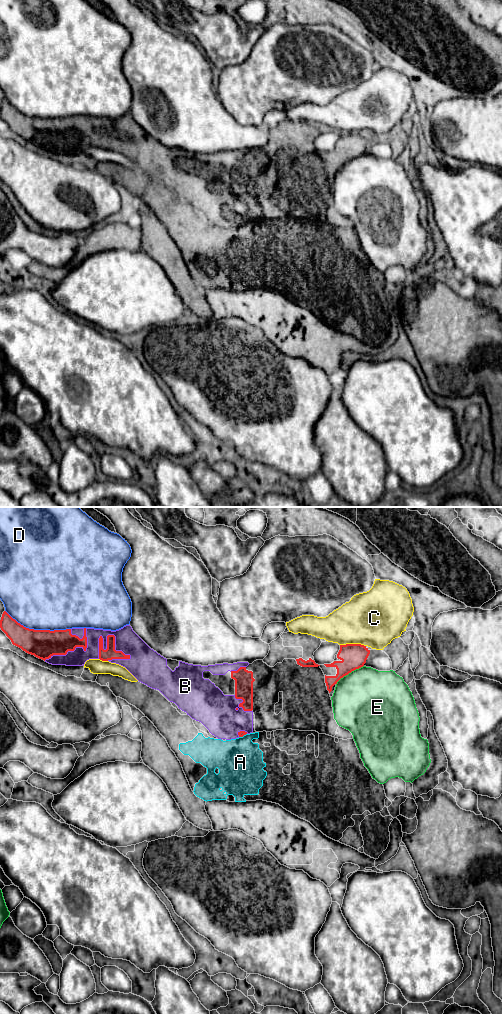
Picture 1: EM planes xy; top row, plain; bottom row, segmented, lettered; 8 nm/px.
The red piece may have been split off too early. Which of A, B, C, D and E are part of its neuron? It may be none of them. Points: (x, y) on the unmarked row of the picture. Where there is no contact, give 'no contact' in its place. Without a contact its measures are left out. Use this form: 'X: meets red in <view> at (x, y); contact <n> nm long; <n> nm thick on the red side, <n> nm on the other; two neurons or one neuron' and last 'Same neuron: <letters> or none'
A: meets red in xy at (242, 224); contact 70 nm long; 50 nm thick on the red side, 360 nm on the other; two neurons
B: meets red in xy at (111, 123); contact 320 nm long; 100 nm thick on the red side, 190 nm on the other; one neuron
C: meets red in xy at (353, 132); contact 200 nm long; 200 nm thick on the red side, 440 nm on the other; two neurons
D: meets red in xy at (38, 118); contact 550 nm long; 240 nm thick on the red side, 500 nm on the other; two neurons
E: meets red in xy at (349, 160); contact 280 nm long; 200 nm thick on the red side, 480 nm on the other; two neurons
Same neuron: B

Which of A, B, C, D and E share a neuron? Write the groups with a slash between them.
A / B / C / D / E

